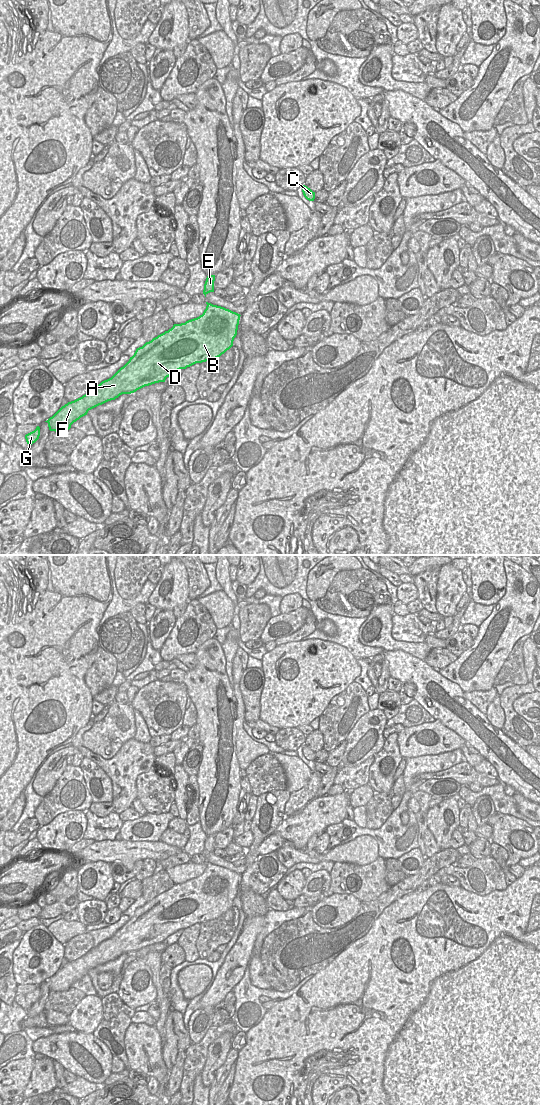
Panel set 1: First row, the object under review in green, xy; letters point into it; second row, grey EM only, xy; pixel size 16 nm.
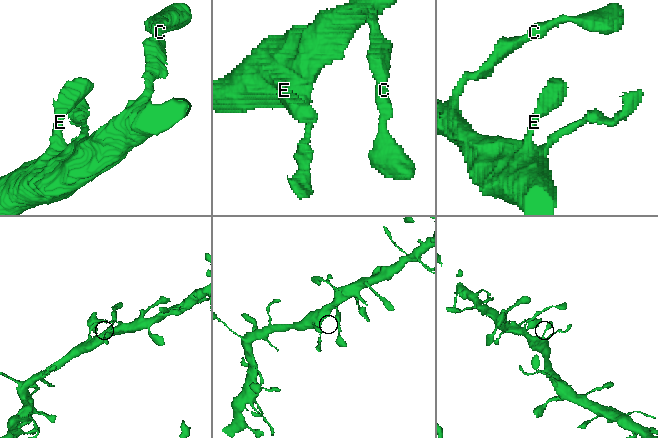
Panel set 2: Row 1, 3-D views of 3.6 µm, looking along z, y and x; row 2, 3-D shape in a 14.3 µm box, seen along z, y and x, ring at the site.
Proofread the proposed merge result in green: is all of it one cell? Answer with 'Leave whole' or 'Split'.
Leave whole

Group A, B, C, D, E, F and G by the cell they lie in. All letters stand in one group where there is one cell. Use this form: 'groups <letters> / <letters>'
groups A B C D E F G

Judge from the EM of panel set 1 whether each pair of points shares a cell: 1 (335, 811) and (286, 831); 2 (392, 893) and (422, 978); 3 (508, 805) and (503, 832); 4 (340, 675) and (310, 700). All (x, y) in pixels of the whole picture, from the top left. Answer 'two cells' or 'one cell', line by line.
1: one cell
2: two cells
3: two cells
4: one cell

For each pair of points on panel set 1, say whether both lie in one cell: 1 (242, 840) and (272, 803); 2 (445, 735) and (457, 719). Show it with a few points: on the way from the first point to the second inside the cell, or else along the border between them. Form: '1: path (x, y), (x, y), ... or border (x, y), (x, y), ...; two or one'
1: border (250, 830), (252, 843), (245, 850); two
2: border (435, 719), (438, 719), (452, 729), (466, 742); two

